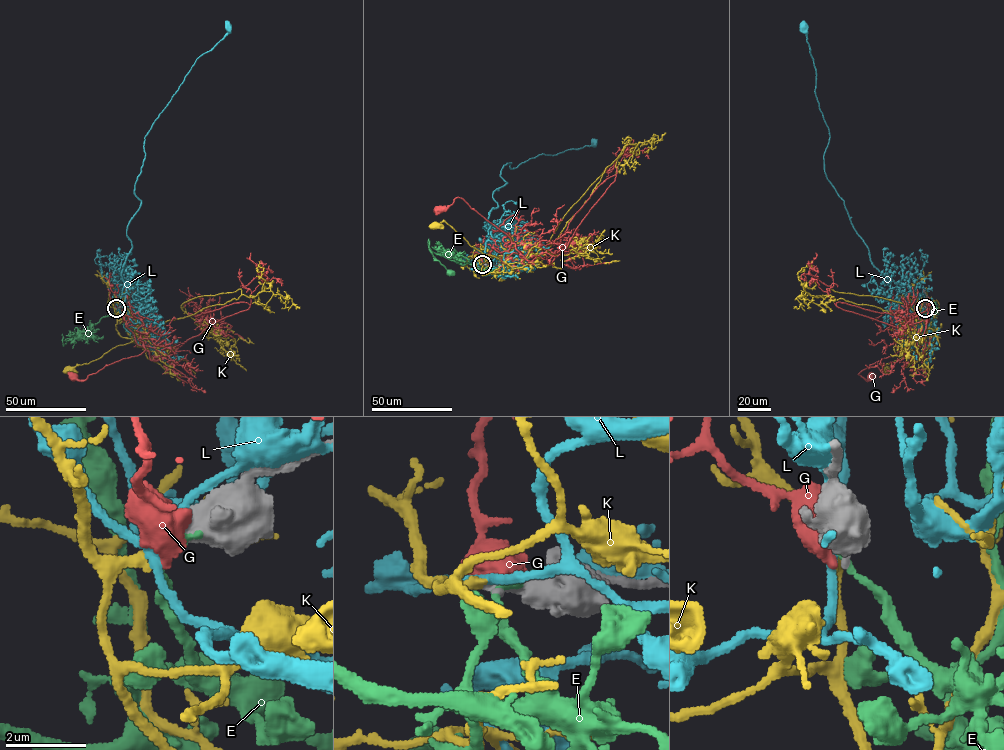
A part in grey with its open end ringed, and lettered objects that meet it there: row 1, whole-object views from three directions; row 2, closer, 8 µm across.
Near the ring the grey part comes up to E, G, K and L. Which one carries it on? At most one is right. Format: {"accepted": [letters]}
{"accepted": ["K"]}

